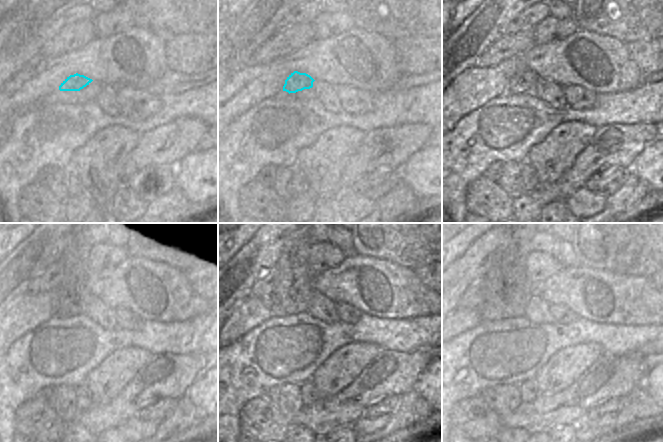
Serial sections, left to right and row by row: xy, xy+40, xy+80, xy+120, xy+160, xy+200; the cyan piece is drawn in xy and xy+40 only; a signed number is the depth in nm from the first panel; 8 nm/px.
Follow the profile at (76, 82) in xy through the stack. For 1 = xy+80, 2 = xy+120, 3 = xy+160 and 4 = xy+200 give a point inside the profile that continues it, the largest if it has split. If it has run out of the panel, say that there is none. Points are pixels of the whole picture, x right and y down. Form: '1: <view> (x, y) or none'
1: xy+80 (523, 80)
2: xy+120 (72, 291)
3: xy+160 (291, 287)
4: xy+200 (511, 289)

